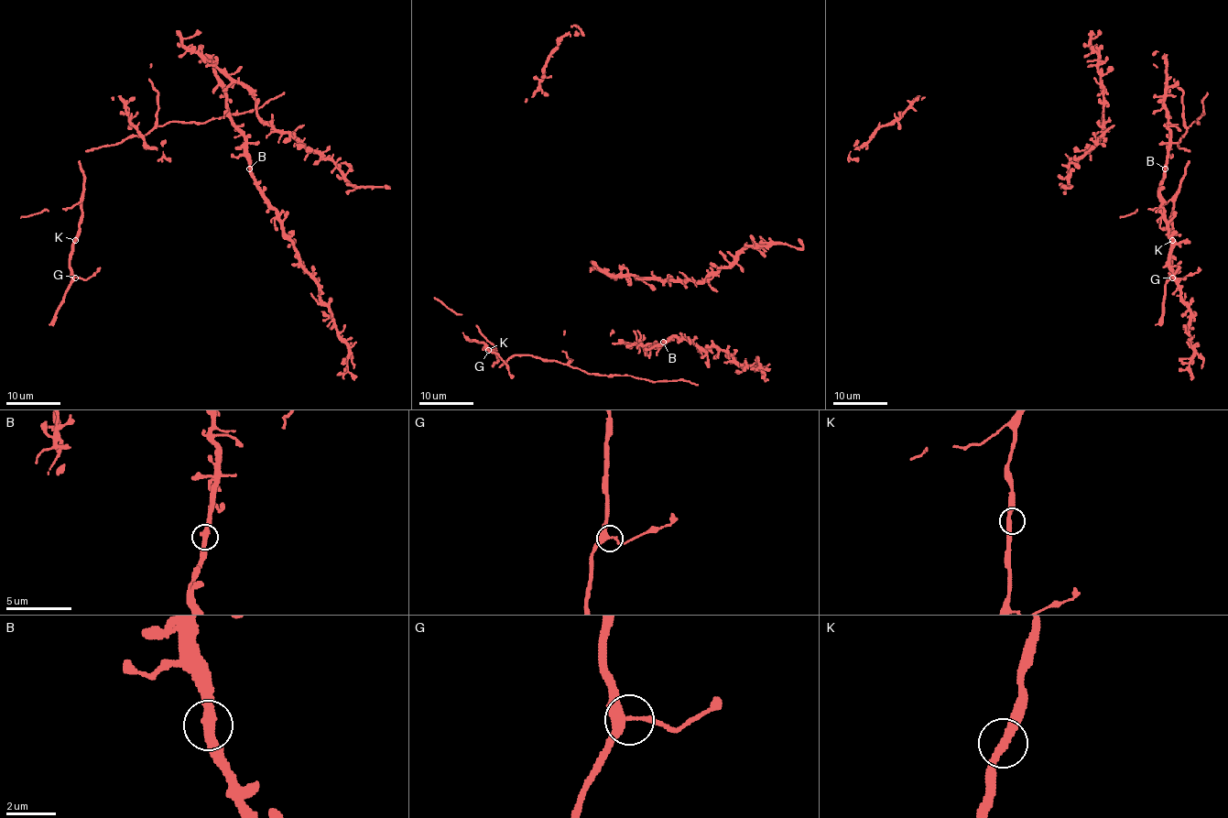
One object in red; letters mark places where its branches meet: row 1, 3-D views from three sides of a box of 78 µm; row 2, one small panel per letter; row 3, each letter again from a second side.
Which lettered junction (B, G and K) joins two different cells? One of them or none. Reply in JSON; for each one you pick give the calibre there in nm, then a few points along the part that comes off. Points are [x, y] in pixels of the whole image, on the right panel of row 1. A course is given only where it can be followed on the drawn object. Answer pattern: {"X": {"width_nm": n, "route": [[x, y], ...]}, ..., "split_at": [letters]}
{"split_at": []}

